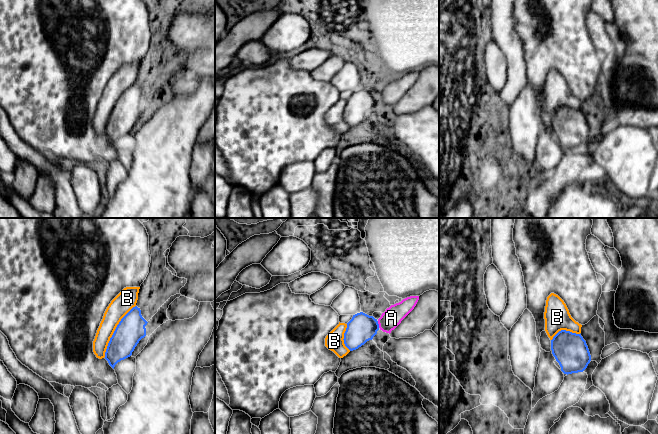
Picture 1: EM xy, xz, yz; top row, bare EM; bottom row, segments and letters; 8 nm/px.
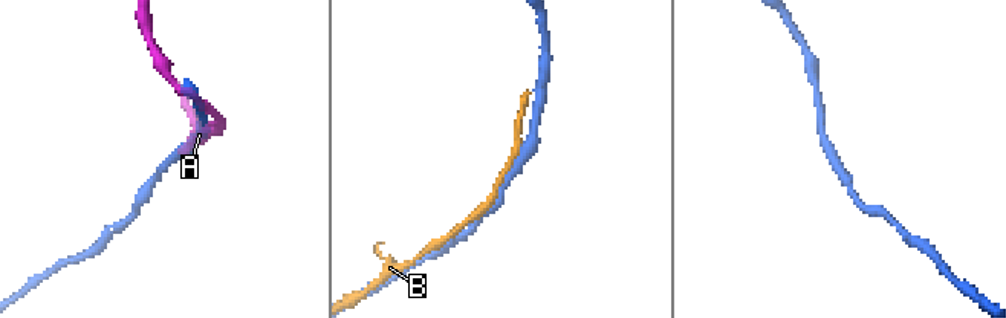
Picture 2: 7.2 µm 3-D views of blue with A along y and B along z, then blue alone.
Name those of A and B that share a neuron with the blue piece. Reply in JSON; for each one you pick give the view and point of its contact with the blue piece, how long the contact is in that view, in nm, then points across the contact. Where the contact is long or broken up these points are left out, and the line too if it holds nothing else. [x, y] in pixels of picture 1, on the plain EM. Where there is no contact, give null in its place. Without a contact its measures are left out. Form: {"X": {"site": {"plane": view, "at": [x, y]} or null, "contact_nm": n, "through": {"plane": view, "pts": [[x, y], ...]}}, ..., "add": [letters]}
{"add": []}

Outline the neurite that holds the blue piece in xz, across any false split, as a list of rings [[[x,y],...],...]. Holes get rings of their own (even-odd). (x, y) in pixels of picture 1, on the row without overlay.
[[[363,88],[353,91],[347,99],[344,120],[350,126],[356,126],[367,117],[372,116],[379,106],[377,95]]]

